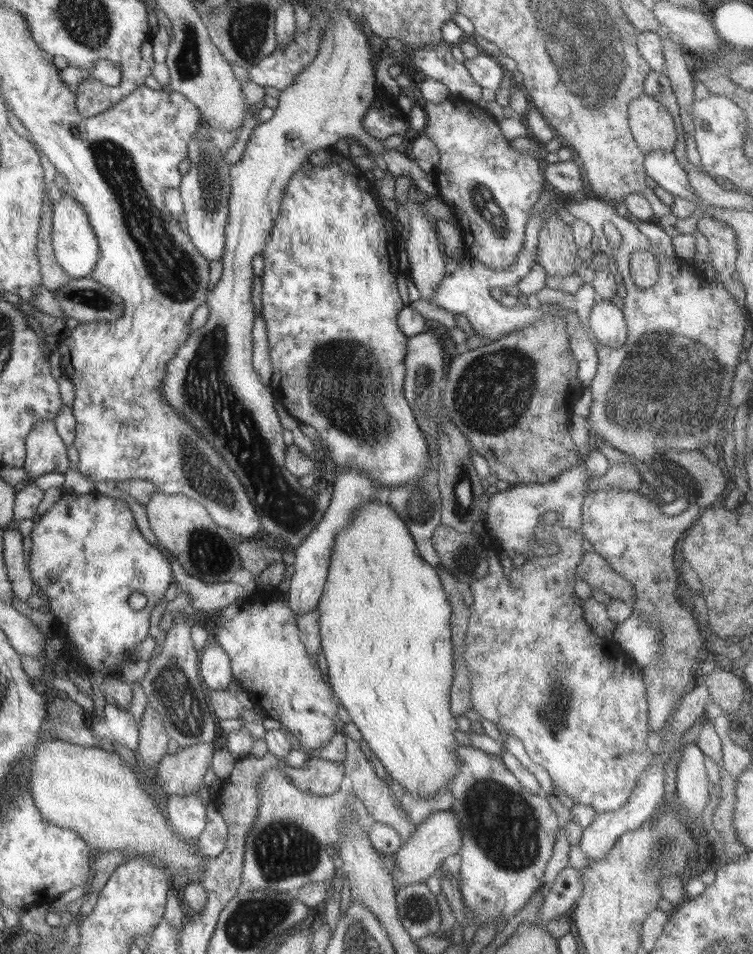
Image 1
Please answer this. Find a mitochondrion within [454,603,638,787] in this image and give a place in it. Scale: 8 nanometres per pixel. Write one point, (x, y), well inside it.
(552, 715)

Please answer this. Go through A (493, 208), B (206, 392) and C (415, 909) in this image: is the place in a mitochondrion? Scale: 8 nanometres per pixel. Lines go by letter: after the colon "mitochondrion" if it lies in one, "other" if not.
A: mitochondrion
B: mitochondrion
C: mitochondrion

